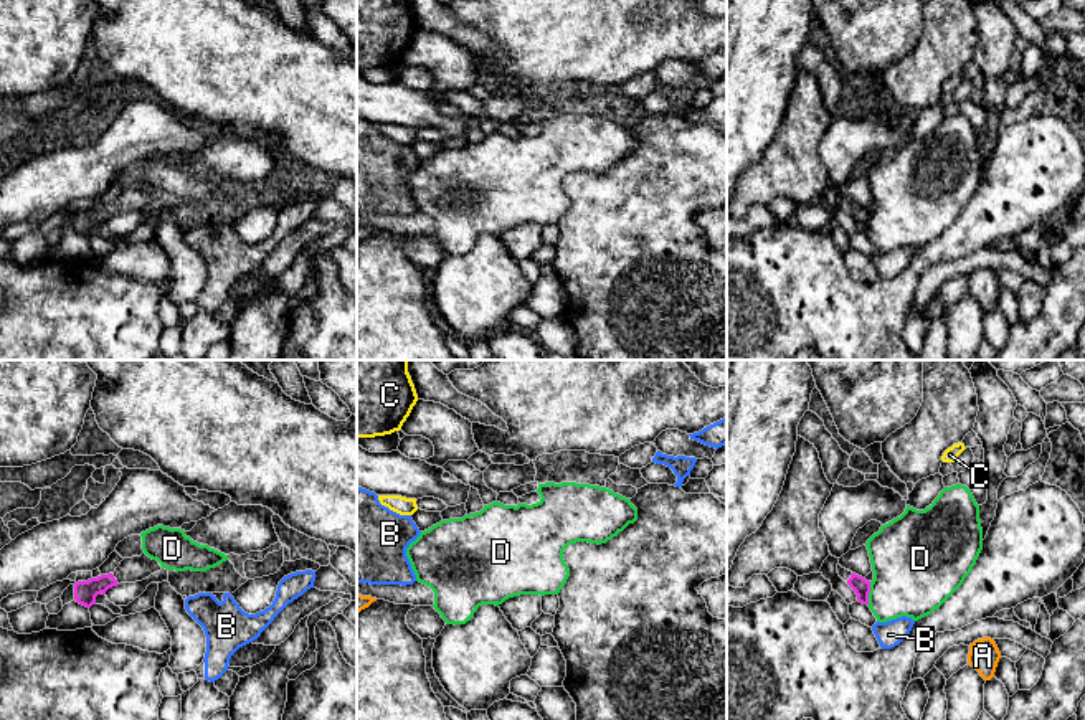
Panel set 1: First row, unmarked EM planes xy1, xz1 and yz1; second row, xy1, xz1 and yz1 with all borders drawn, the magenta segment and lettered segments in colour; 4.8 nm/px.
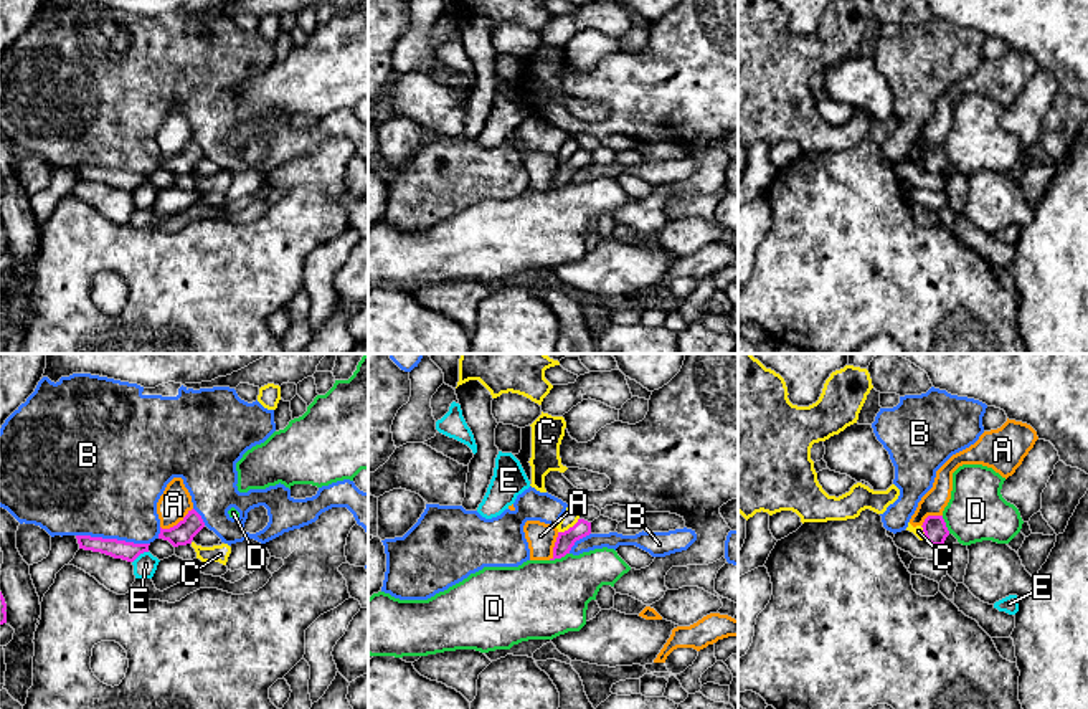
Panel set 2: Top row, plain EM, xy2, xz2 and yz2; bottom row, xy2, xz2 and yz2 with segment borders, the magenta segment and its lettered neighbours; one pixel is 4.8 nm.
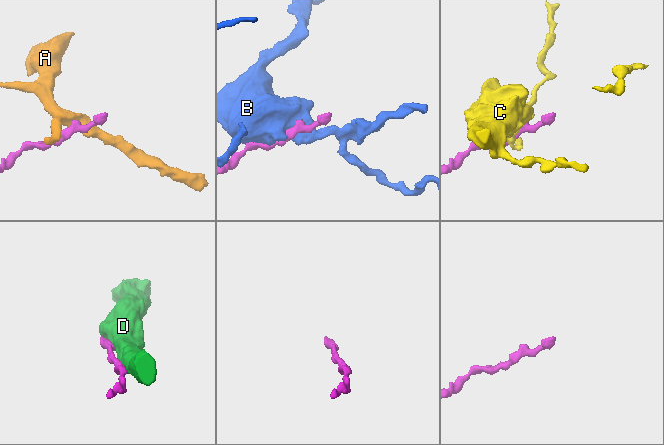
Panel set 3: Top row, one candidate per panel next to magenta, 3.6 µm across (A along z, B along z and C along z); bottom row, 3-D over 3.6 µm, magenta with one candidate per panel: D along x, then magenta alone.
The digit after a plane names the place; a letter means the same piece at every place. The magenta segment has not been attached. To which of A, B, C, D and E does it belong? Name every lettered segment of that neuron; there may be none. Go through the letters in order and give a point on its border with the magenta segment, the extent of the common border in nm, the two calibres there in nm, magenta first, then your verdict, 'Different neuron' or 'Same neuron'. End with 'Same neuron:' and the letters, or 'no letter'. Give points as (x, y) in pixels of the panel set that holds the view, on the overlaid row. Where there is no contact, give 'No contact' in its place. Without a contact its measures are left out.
A: Touches magenta at xy2 (177, 524). Shared border 190 nm. Thickness 110 nm (magenta) against 160 nm. Different neuron
B: Touches magenta at xy2 (113, 539). Shared border 360 nm. Thickness 100 nm (magenta) against 480 nm. Different neuron
C: Touches magenta at xz2 (570, 528). Shared border 130 nm. Thickness 90 nm (magenta) against 80 nm. Different neuron
D: Touches magenta at yz1 (867, 595). Shared border 110 nm. Thickness 80 nm (magenta) against 400 nm. Different neuron
E: Touches magenta at xy2 (139, 554). Shared border 100 nm. Thickness 100 nm (magenta) against 110 nm. Different neuron
Same neuron: no letter

